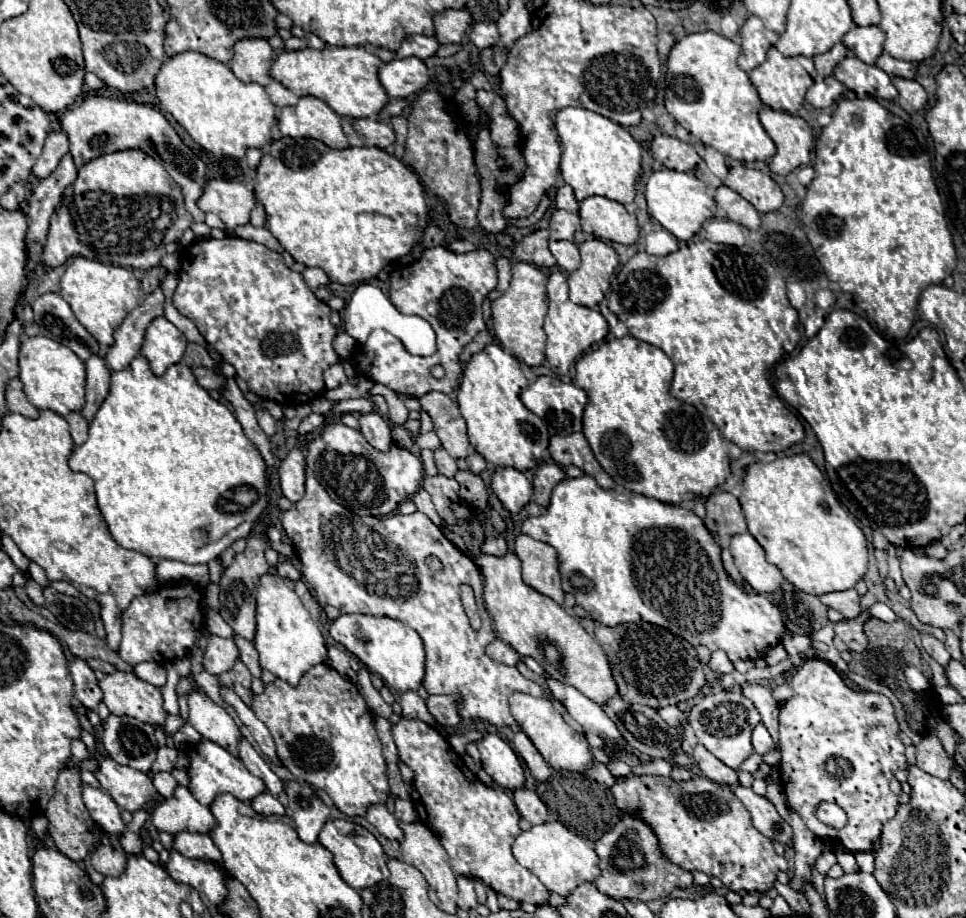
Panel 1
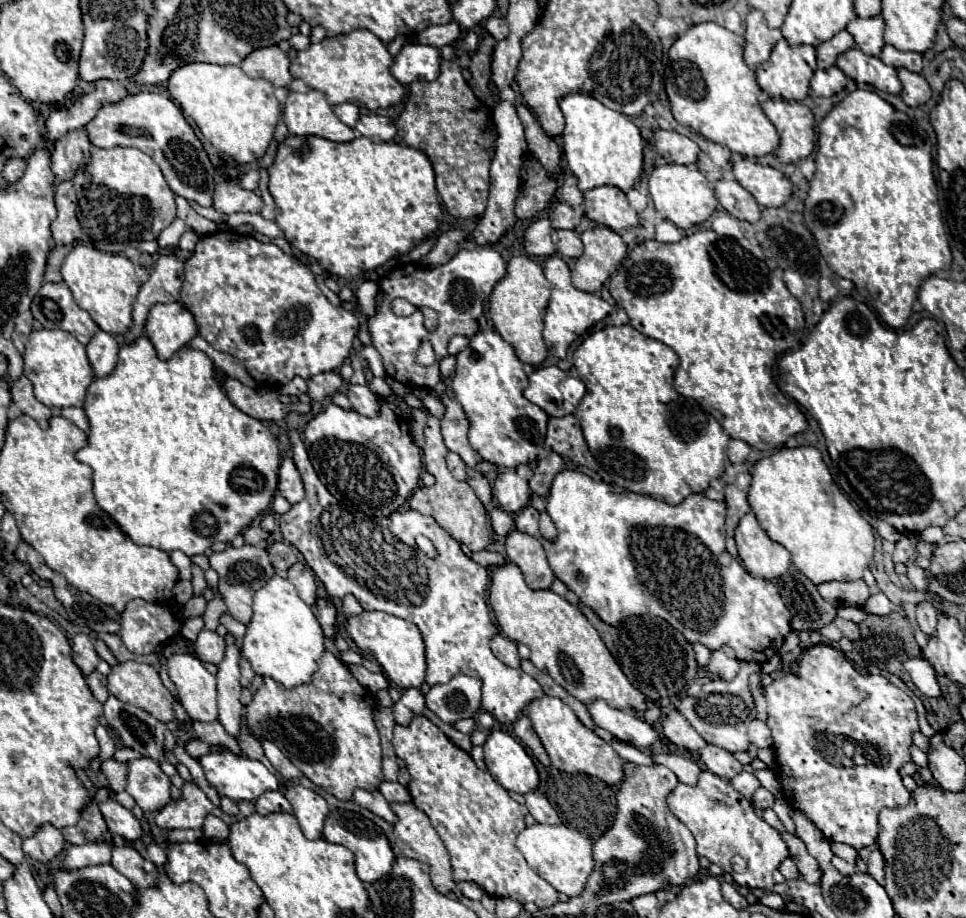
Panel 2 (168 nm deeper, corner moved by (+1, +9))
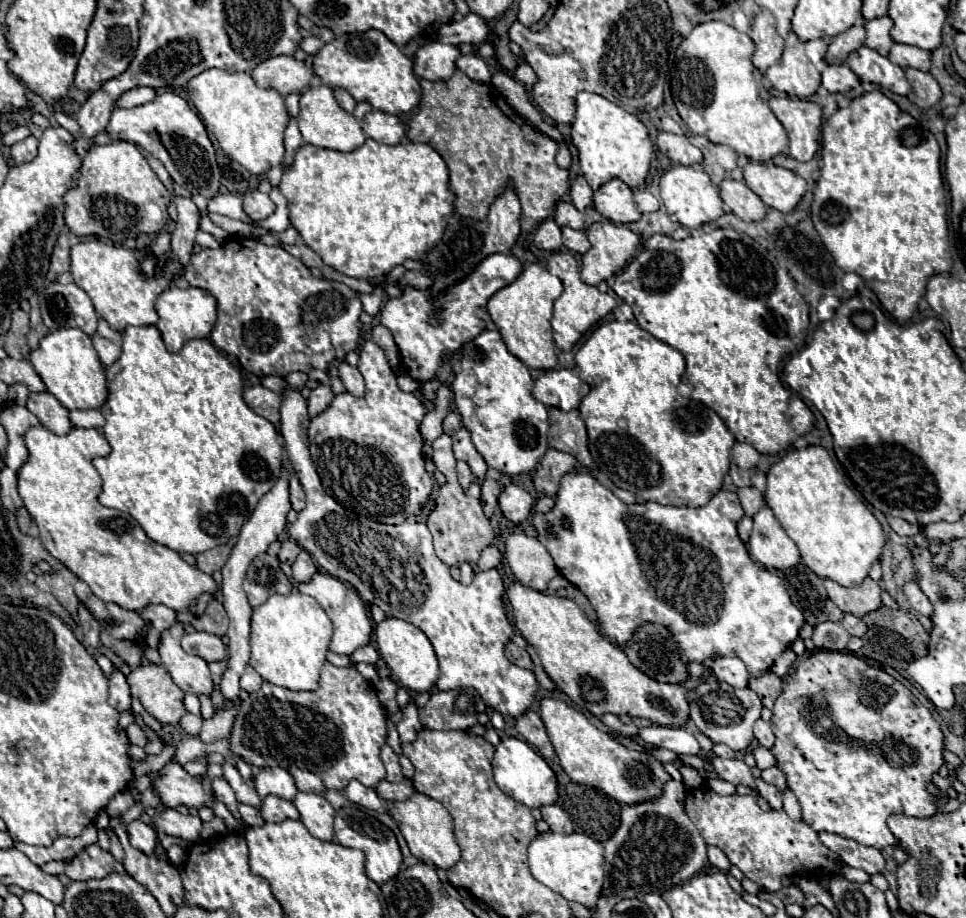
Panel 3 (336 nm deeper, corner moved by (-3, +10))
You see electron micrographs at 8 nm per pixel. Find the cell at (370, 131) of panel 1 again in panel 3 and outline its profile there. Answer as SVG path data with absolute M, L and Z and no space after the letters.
M373 110L363 118L363 132L381 144L399 144L405 136L405 126L397 116Z

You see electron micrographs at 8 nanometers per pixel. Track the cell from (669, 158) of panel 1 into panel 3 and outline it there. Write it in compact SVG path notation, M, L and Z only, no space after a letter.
M661 132L657 136L657 146L675 164L693 166L693 164L701 164L703 162L701 150L697 146L693 146L687 140L687 136L677 136L677 134L669 134L669 132Z

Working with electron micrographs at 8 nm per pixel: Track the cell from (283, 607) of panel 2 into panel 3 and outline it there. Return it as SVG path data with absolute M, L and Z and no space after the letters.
M299 590L287 596L271 594L251 616L251 666L271 684L289 690L317 690L321 666L327 662L325 654L331 634L331 620L313 598Z

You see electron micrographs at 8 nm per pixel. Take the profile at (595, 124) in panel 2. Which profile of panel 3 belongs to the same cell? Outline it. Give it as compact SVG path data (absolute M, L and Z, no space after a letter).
M591 92L577 94L577 112L571 126L571 140L579 152L583 176L593 190L613 178L623 180L629 188L639 188L645 182L653 156L653 144L649 140L647 128L637 116L625 112L603 96Z

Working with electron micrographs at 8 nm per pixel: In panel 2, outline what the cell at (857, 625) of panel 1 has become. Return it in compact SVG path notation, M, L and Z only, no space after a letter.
M835 617L835 625L841 629L841 633L847 637L847 639L851 639L851 641L855 641L857 637L859 637L859 627L853 623L853 621L845 621L845 619L841 619L841 617Z

